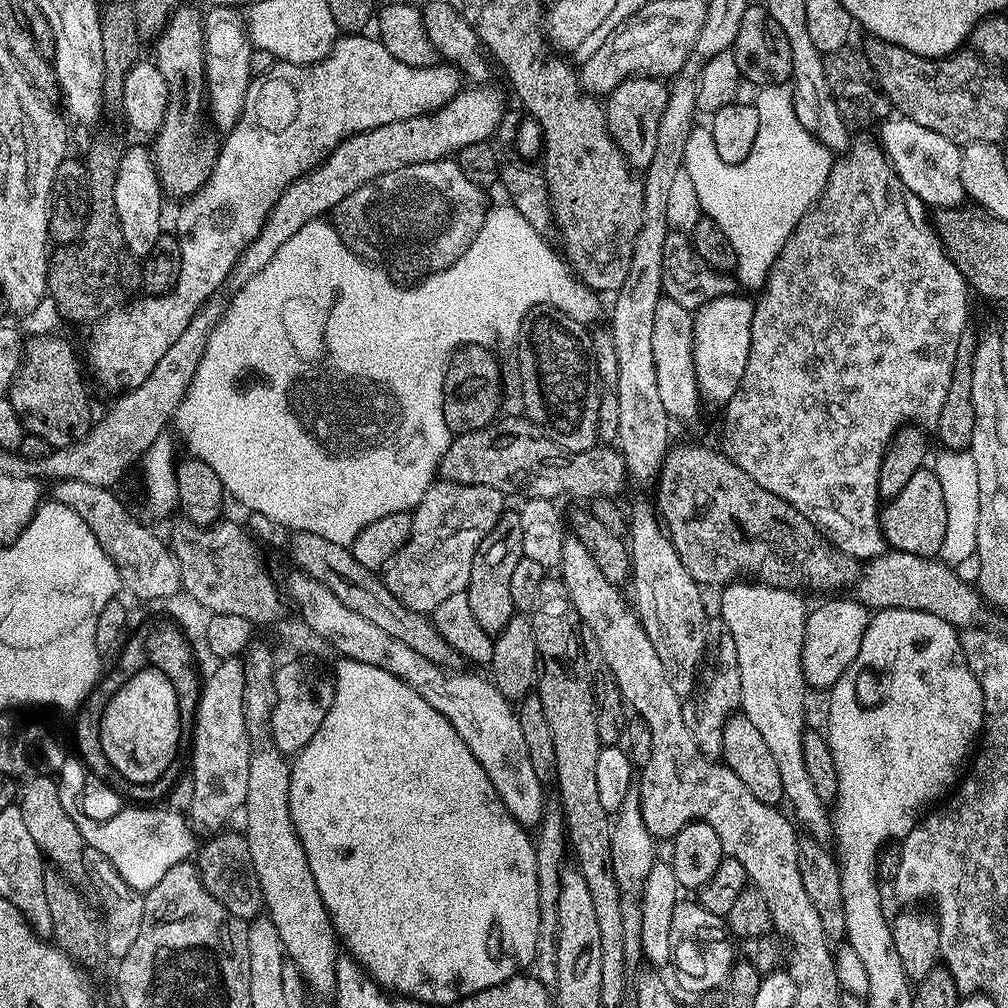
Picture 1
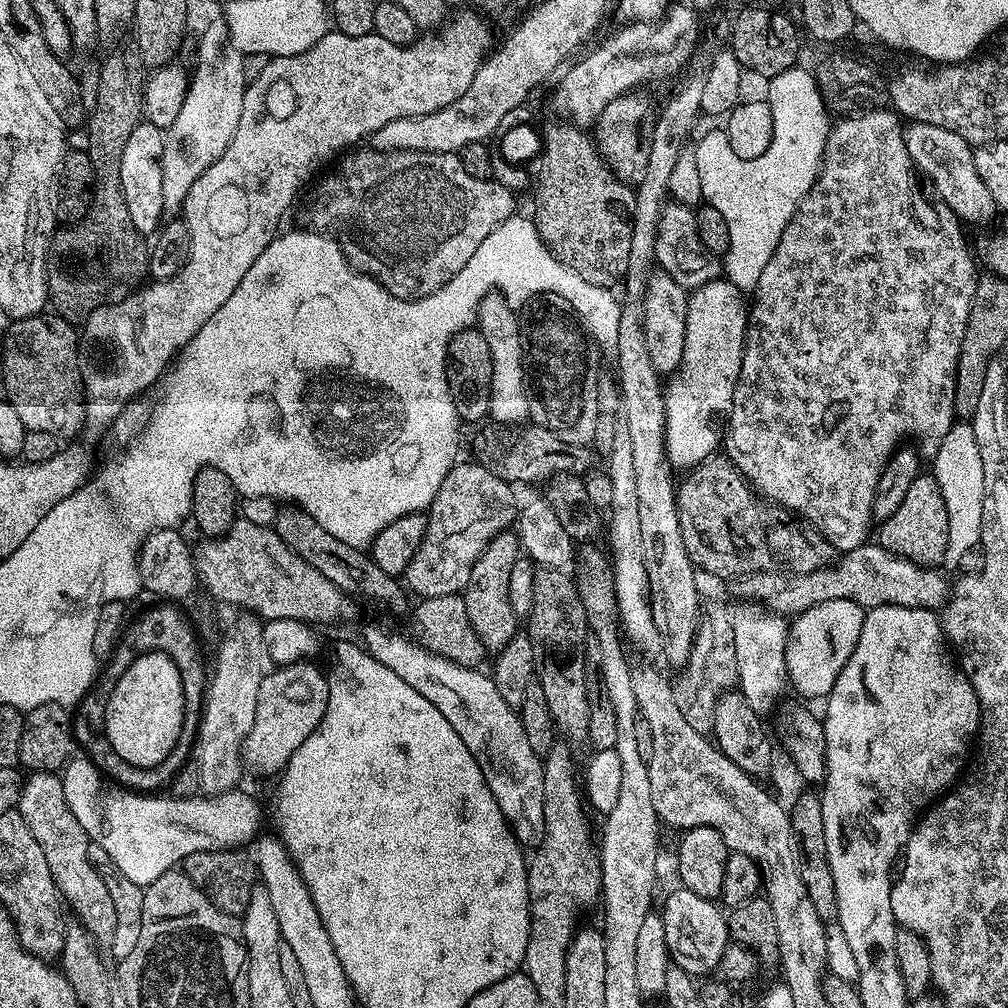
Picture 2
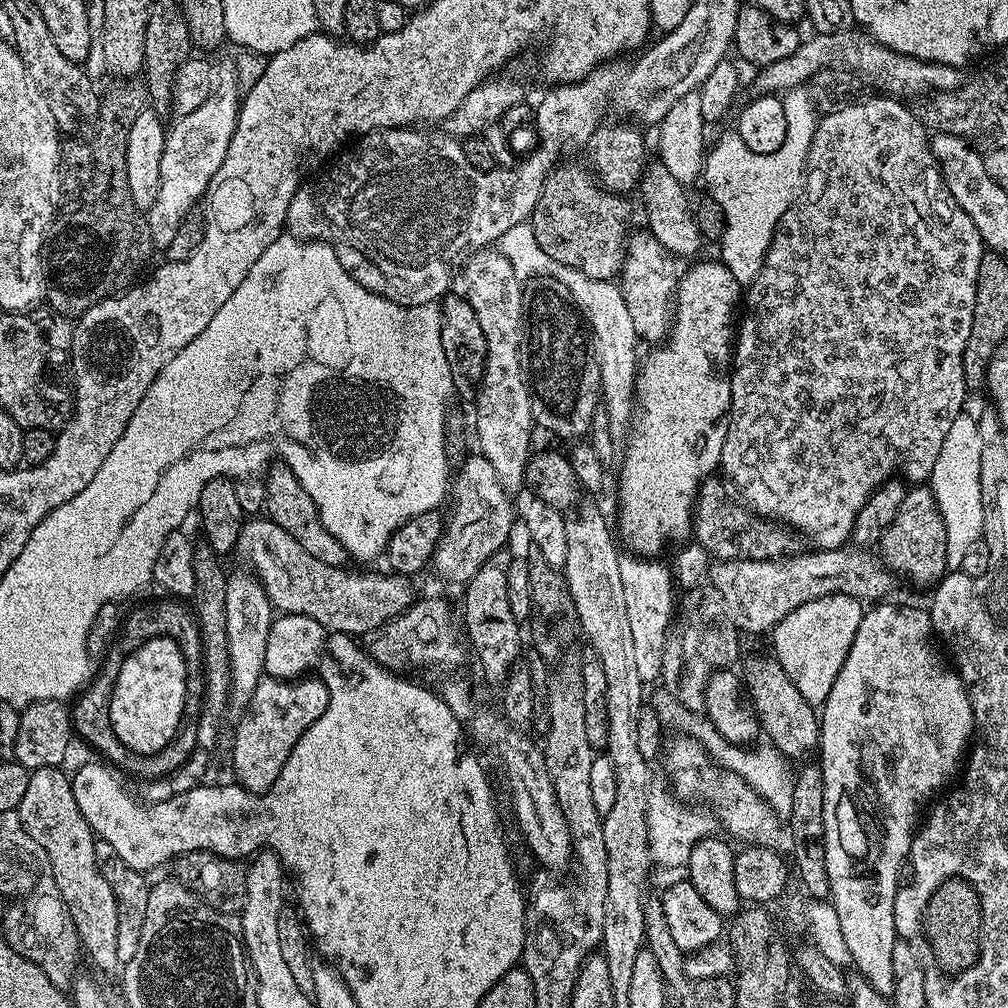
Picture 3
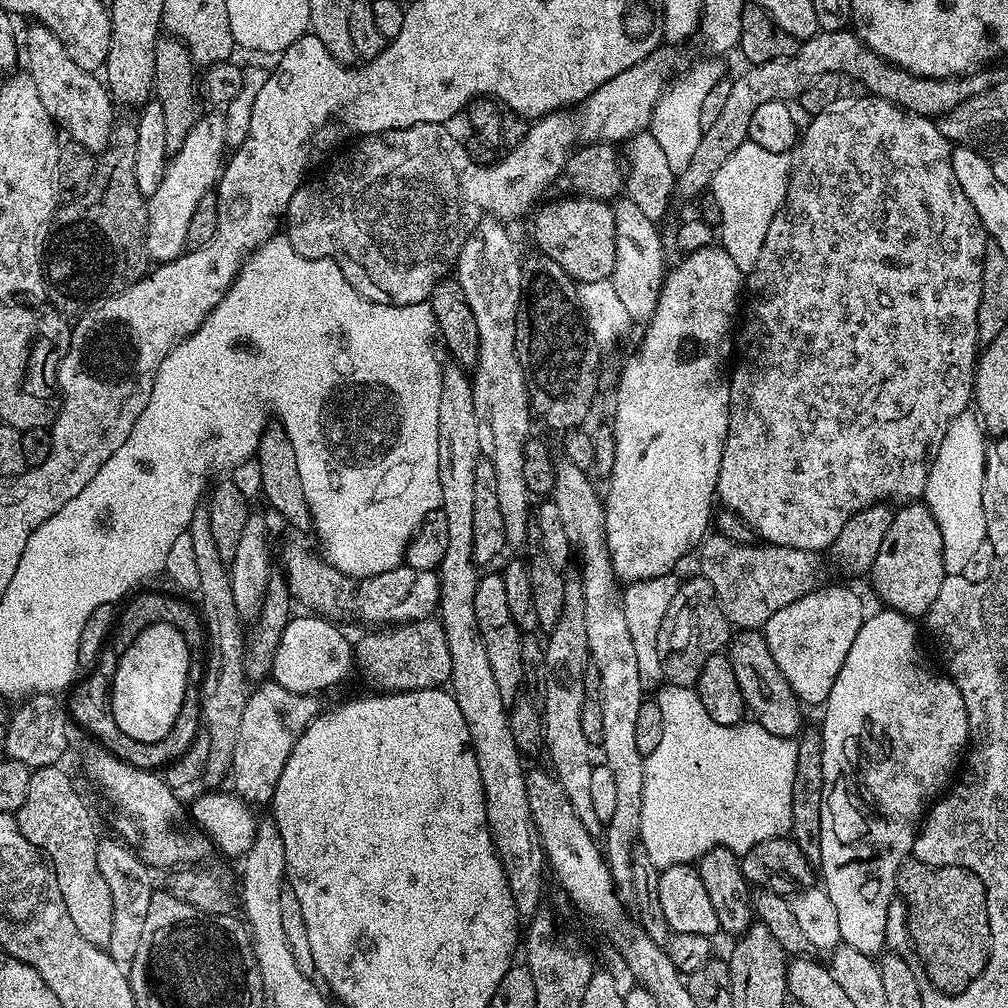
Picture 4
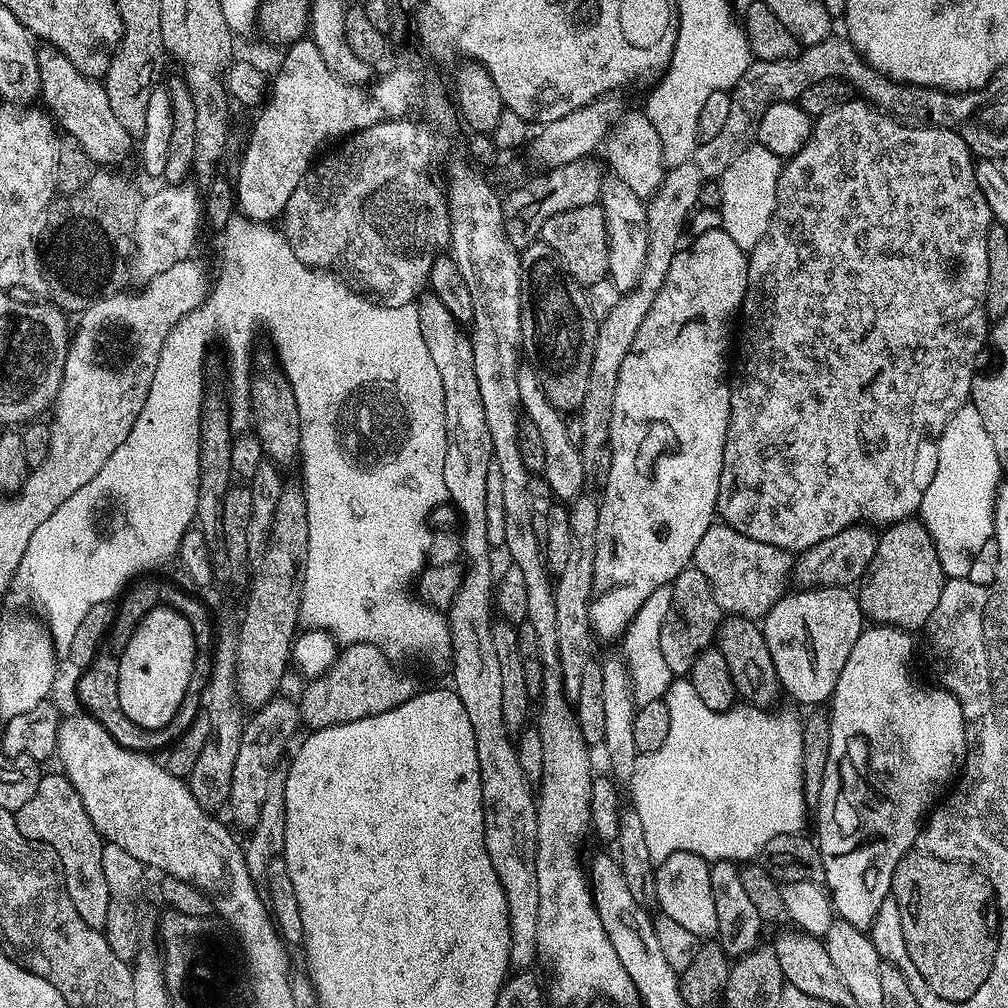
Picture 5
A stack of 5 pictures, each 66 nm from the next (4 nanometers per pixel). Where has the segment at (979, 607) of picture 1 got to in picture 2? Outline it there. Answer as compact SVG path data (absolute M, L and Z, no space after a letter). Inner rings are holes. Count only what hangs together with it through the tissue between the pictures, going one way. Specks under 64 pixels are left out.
M865 542L843 553L834 566L794 574L756 572L743 577L736 585L740 598L781 614L799 614L810 610L810 606L818 606L818 602L831 600L849 600L866 610L878 606L940 610L948 603L950 595L950 580L940 570L910 562L904 556L886 551L878 542Z

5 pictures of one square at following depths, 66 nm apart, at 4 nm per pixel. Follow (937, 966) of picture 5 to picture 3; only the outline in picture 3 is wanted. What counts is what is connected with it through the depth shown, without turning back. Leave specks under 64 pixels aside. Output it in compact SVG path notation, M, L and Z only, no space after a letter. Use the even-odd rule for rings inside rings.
M959 879L947 880L930 898L924 912L926 940L932 943L935 963L945 973L965 972L980 957L980 905L971 884Z

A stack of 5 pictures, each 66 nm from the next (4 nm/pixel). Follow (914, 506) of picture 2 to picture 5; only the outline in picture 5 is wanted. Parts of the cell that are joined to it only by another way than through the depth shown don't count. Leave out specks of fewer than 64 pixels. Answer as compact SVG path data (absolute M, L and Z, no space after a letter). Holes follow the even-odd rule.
M919 518L899 520L887 525L879 538L874 560L858 585L860 608L873 625L923 629L930 614L934 614L934 606L938 606L946 579L924 521Z

